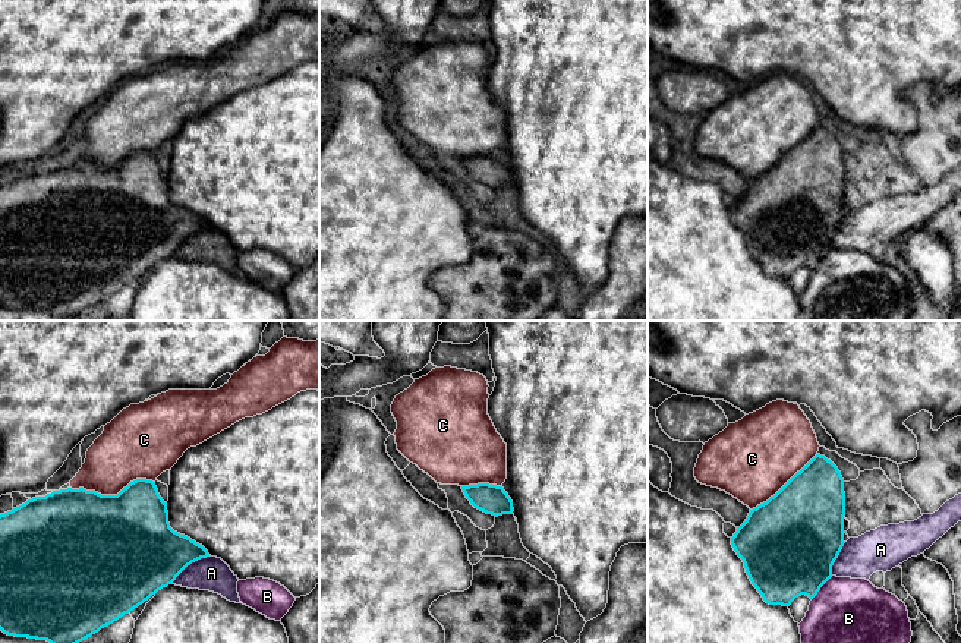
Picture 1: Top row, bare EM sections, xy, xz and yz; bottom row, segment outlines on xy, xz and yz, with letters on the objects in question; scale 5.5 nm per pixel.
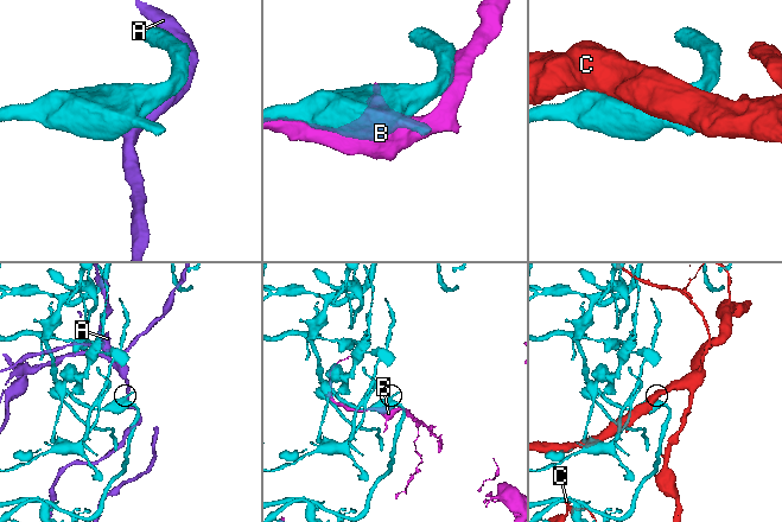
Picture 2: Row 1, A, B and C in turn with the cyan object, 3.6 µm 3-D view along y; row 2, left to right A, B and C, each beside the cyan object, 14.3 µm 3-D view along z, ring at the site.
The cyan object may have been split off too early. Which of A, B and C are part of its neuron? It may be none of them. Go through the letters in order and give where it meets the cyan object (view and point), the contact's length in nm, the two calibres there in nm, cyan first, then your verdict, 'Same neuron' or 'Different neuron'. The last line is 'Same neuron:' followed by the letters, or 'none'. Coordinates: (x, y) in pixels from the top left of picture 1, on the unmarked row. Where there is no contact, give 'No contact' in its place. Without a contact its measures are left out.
A: Touches cyan at xy (191, 235). Shared border 260 nm. Thickness 400 nm (cyan) against 190 nm. Different neuron
B: Touches cyan at yz (821, 258). Shared border 180 nm. Thickness 480 nm (cyan) against 480 nm. Different neuron
C: Touches cyan at xy (112, 167). Shared border 460 nm. Thickness 500 nm (cyan) against 320 nm. Different neuron
Same neuron: none

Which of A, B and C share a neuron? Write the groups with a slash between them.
A / B / C

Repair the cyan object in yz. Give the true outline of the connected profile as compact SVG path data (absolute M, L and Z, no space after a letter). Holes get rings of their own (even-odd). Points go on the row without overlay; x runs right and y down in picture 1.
M820 126L766 174L750 182L731 209L731 217L766 275L790 278L801 267L810 271L817 267L832 249L832 237L845 215L844 187L844 151L838 139Z

